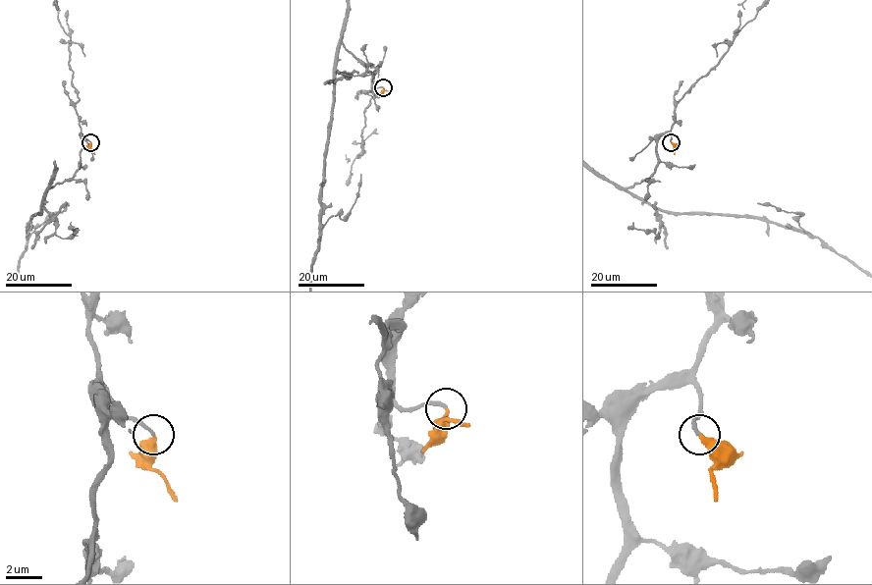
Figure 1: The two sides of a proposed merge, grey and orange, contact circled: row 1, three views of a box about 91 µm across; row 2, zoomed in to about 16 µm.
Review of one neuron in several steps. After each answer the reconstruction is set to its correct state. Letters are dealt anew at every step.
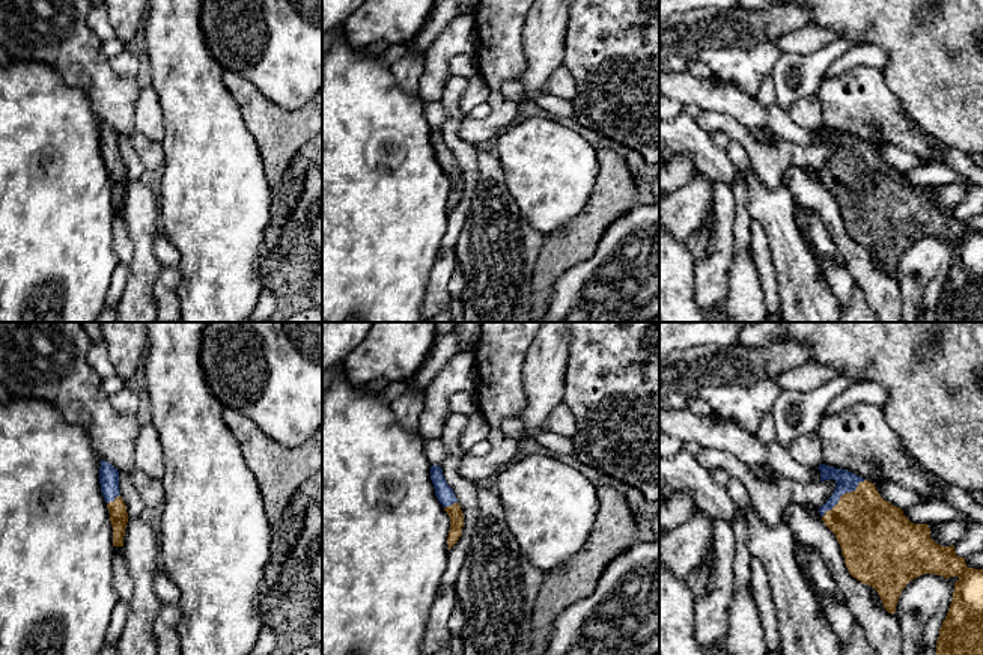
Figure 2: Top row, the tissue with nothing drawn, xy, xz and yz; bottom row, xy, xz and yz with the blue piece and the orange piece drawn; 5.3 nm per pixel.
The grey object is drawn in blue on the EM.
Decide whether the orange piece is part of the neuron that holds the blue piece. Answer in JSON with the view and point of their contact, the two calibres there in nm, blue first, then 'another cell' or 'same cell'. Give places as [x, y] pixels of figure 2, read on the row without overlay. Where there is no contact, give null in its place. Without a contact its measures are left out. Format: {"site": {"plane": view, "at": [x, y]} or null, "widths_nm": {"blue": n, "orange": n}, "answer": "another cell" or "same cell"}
{"site": {"plane": "yz", "at": [843, 155]}, "widths_nm": {"blue": 110, "orange": 360}, "answer": "same cell"}

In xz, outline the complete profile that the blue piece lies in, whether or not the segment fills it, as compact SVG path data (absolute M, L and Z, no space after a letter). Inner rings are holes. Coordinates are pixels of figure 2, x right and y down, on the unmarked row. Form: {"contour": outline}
{"contour": "M438 128L431 129L431 142L435 151L435 158L450 179L450 193L447 200L449 212L459 203L464 190L464 176L456 163L453 152L447 148L443 133Z"}

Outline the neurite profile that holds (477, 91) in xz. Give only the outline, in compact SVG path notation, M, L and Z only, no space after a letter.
M476 74L474 77L468 78L468 86L459 101L459 108L465 116L468 116L476 105L488 101L488 98L489 98L489 87L480 78L480 75Z

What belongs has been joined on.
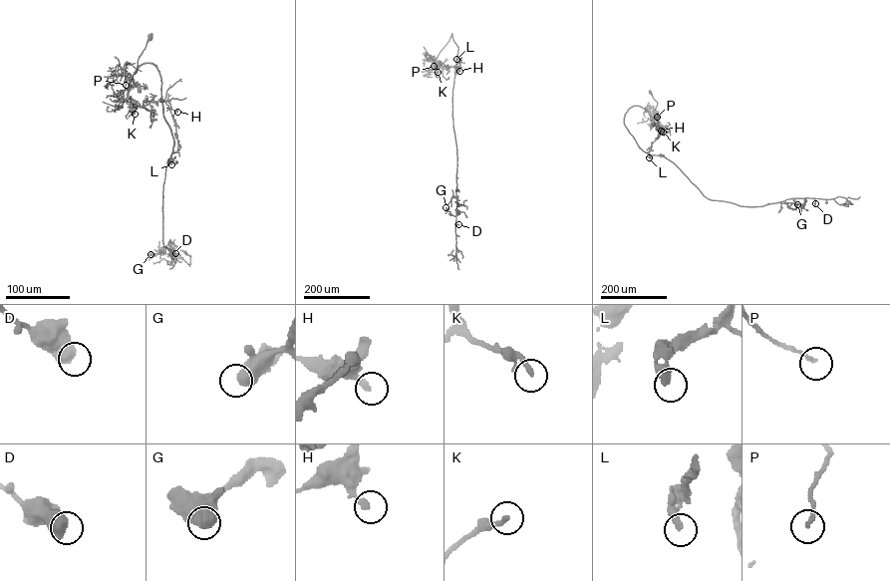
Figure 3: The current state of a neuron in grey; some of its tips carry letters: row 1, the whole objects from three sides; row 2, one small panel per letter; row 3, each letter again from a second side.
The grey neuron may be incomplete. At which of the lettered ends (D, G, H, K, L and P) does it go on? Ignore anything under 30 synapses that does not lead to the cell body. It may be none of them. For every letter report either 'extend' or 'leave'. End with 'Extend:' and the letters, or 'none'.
D: leave
G: leave
H: leave
K: leave
L: leave
P: leave
Extend: none

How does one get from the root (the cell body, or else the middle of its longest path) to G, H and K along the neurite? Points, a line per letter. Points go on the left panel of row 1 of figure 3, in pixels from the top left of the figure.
G: (149, 36), (130, 81), (142, 64), (156, 68), (173, 140), (162, 207), (171, 258), (170, 242), (150, 254)
H: (149, 36), (130, 81), (142, 64), (156, 68), (171, 153), (177, 112)
K: (149, 36), (130, 83), (128, 97), (137, 106), (132, 108), (135, 114)

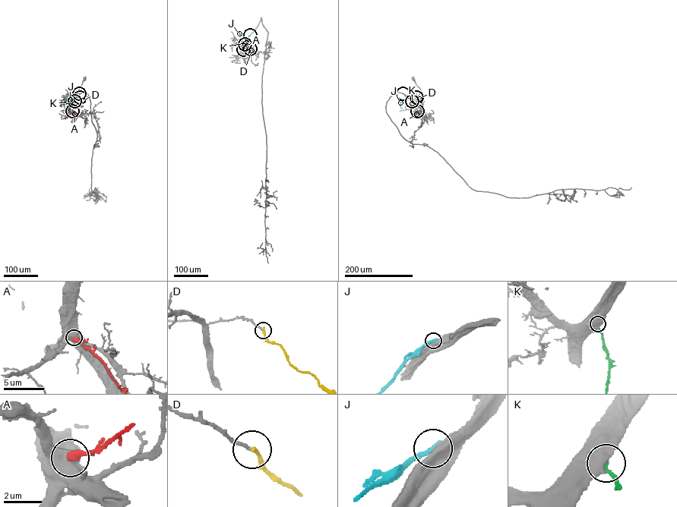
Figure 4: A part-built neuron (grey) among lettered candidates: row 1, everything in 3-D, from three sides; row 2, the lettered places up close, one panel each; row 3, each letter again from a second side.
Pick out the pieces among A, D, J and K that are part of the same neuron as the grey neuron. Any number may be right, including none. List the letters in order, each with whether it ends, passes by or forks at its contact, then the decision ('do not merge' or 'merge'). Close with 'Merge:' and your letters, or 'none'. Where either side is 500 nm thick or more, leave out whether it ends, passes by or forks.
A: do not merge
D: it ends; do not merge
J: do not merge
K: do not merge
Merge: none

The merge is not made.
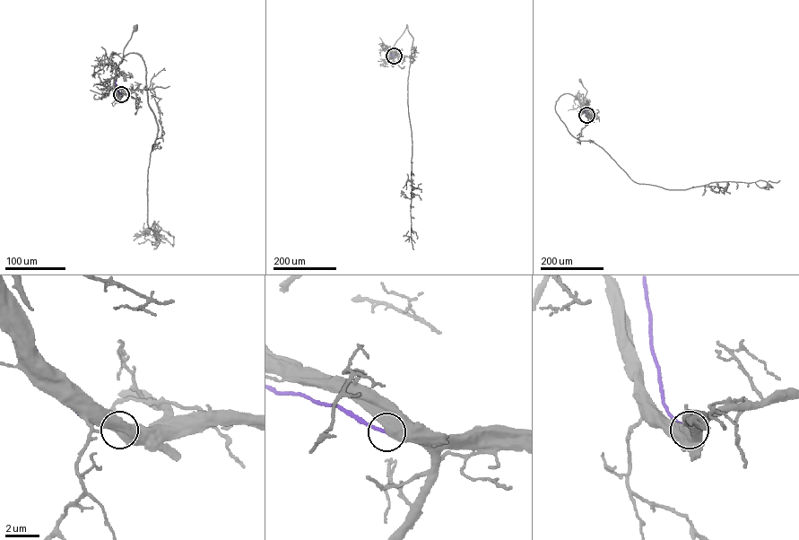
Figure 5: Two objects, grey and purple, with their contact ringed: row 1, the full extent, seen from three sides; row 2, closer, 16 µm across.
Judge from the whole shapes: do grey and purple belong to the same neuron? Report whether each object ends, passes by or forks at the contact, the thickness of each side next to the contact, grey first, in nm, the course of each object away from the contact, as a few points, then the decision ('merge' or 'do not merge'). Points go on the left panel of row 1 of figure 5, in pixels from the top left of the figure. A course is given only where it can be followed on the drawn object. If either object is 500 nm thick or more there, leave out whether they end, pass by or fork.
750/200 nm | grey via (121, 94), (114, 84), (116, 72), (135, 28) | purple via (121, 94), (116, 85), (116, 79) | do not merge

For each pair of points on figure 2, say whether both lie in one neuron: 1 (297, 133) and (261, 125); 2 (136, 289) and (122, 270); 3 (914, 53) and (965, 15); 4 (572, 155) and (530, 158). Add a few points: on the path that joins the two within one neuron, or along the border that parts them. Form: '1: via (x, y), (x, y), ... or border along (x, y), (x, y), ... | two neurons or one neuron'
1: via (288, 131), (277, 131), (270, 125) | one neuron
2: border along (130, 264), (127, 285), (115, 306) | two neurons
3: via (926, 41), (953, 15) | one neuron
4: via (562, 158), (541, 158) | one neuron

